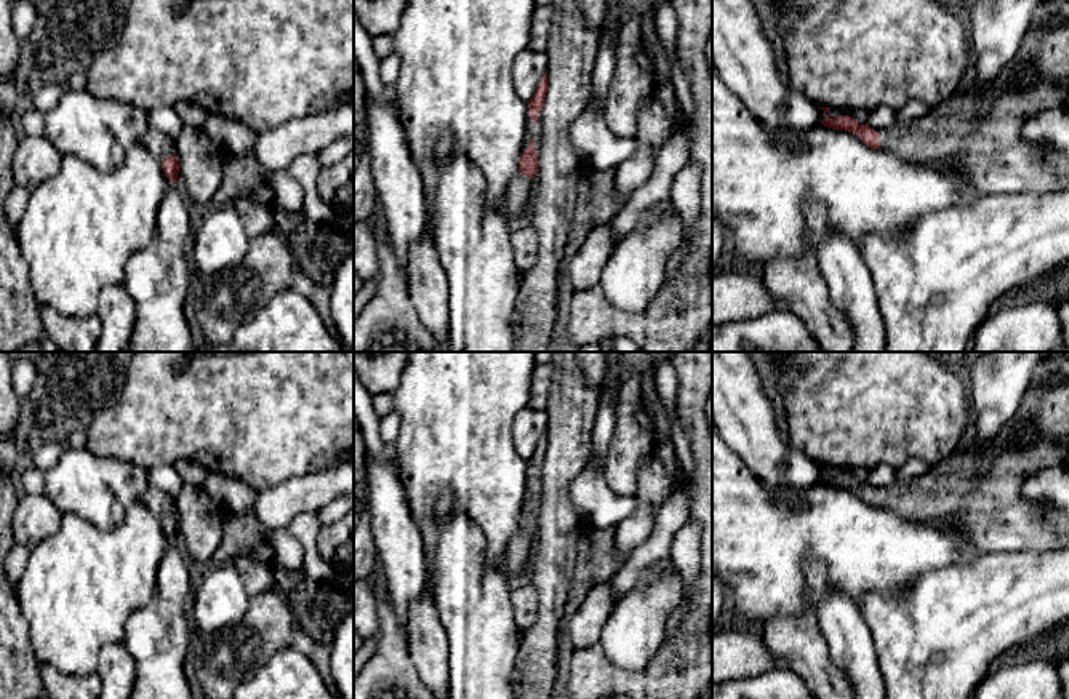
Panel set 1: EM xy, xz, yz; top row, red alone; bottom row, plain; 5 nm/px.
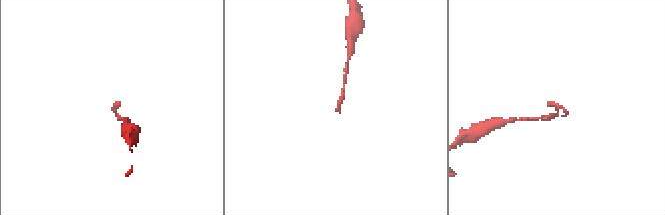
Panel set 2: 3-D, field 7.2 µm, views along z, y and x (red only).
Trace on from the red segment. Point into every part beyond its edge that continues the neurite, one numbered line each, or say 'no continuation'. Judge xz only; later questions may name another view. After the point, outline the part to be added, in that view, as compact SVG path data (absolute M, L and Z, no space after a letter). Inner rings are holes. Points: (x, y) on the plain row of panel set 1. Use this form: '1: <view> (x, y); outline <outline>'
1: xz (520, 546); outline M520 529L510 537L506 553L506 577L510 584L533 557L534 537L523 534Z

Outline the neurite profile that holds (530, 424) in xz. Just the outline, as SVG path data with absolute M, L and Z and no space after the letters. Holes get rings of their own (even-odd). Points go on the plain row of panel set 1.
M523 408L514 419L512 443L515 453L528 459L544 432L547 430L547 413L543 409Z

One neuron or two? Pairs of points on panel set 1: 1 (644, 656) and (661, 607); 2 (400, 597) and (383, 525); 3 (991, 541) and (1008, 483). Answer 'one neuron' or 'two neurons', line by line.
1: one neuron
2: one neuron
3: two neurons

